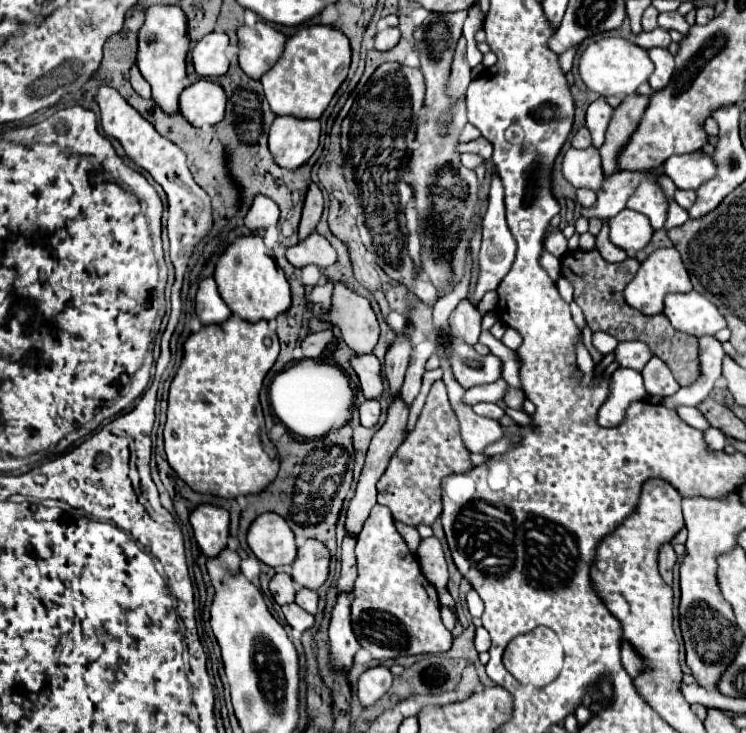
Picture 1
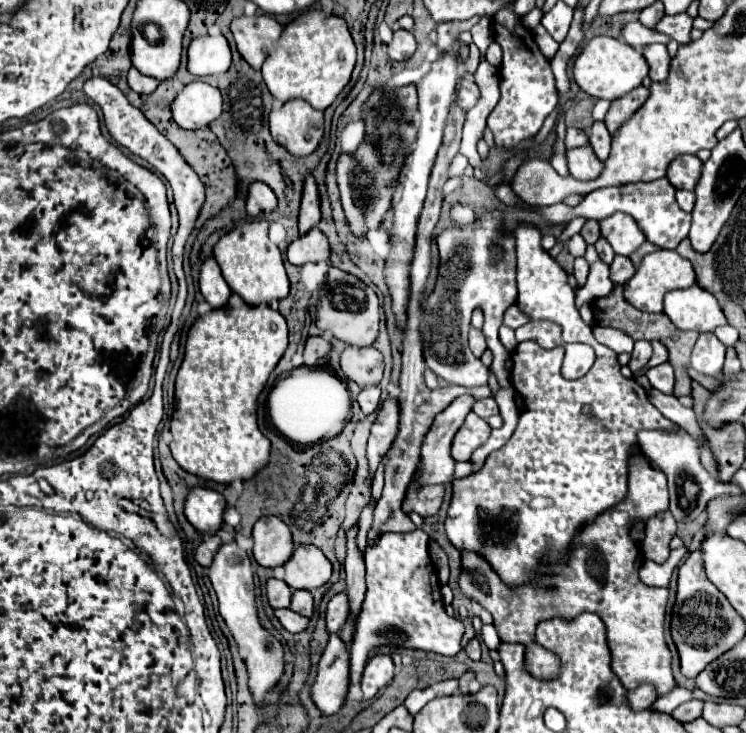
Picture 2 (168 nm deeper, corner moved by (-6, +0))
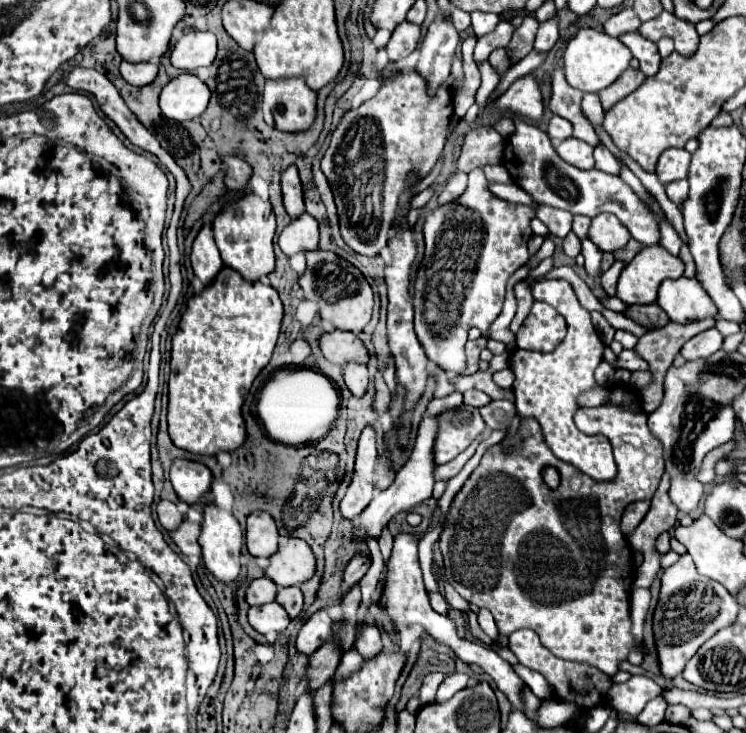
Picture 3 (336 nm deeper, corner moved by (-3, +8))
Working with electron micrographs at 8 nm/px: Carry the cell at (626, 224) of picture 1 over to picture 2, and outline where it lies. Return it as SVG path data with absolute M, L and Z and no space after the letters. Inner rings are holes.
M614 214L600 220L600 232L610 242L614 252L622 256L630 256L646 242L638 222L626 214Z

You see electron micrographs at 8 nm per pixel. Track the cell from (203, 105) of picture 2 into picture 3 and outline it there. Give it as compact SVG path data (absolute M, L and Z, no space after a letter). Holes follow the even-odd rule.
M183 72L163 88L159 96L159 108L167 118L185 122L203 114L209 104L209 96L211 92L205 82L193 74Z

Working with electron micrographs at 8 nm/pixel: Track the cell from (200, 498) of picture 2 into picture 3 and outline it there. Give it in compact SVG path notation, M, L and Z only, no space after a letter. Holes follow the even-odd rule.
M177 458L171 464L171 484L177 496L187 504L193 504L203 498L211 490L211 480L211 470L201 462Z

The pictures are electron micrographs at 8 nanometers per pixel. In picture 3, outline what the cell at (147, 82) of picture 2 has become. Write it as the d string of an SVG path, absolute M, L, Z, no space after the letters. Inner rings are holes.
M121 62L121 76L125 78L125 82L129 82L131 86L145 86L151 84L157 76L157 64L155 62Z

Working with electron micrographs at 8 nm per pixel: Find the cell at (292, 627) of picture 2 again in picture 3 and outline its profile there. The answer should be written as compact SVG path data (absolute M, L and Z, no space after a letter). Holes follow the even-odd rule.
M275 602L249 608L247 618L249 618L249 624L259 634L283 632L291 622L291 620L287 620L287 612L283 612L283 608L279 608L279 604L275 604Z

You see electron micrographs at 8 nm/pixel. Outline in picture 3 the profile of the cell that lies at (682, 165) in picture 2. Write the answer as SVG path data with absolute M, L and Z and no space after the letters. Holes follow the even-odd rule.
M669 148L659 156L657 178L661 184L669 184L687 176L691 154L683 148Z

